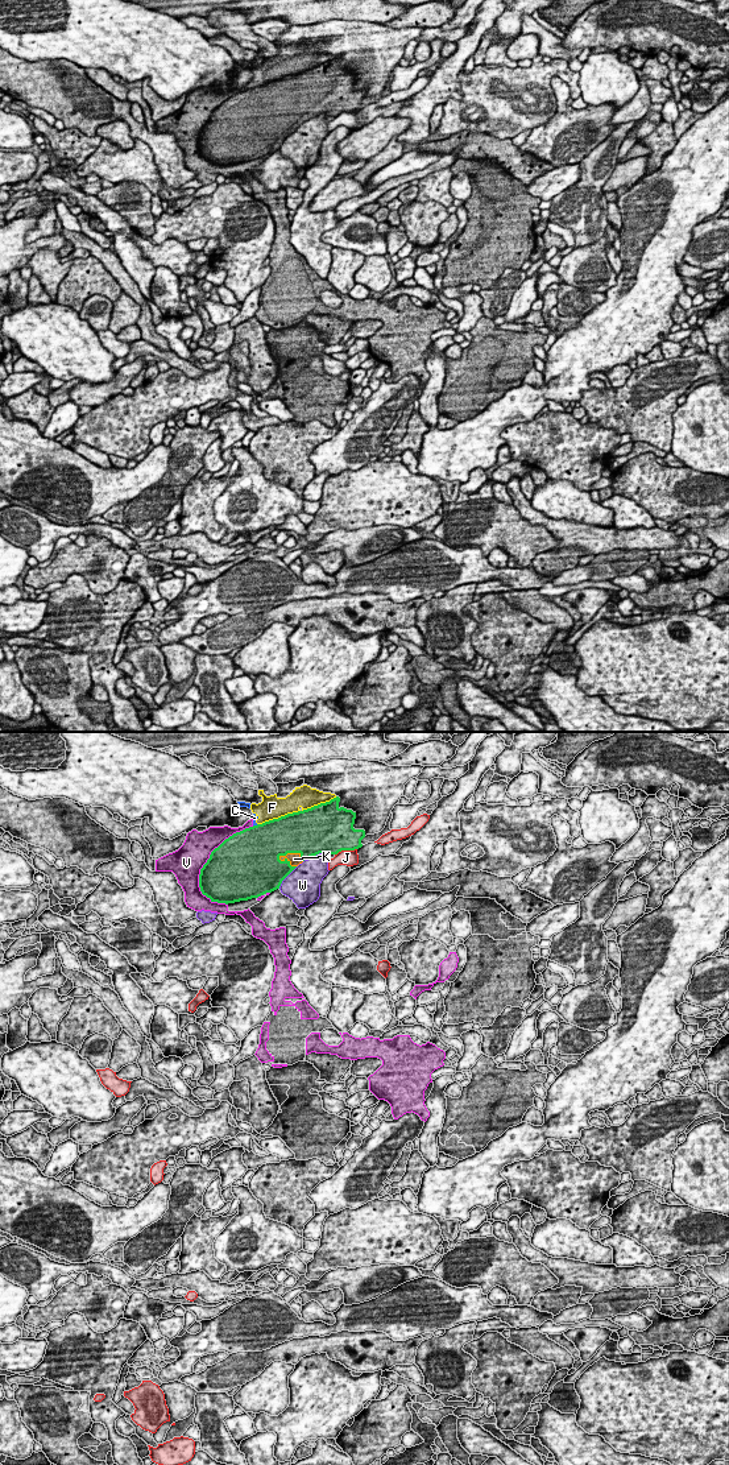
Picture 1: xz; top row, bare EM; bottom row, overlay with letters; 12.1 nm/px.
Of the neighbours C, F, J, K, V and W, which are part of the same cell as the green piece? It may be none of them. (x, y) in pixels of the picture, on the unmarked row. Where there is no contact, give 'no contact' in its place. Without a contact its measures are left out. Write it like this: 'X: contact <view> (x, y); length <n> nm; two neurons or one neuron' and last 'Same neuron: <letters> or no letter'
C: contact xz (255, 87); length 70 nm; two neurons
F: contact xz (278, 79); length 550 nm; two neurons
J: contact xz (346, 111); length 280 nm; two neurons
K: contact xz (291, 114); length 320 nm; one neuron
V: contact xz (210, 119); length 1100 nm; two neurons
W: contact xz (315, 116); length 320 nm; two neurons
Same neuron: K

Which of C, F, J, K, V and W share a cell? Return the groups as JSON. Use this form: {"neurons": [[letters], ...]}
{"neurons": [["C", "F", "V"], ["J"], ["K"], ["W"]]}

